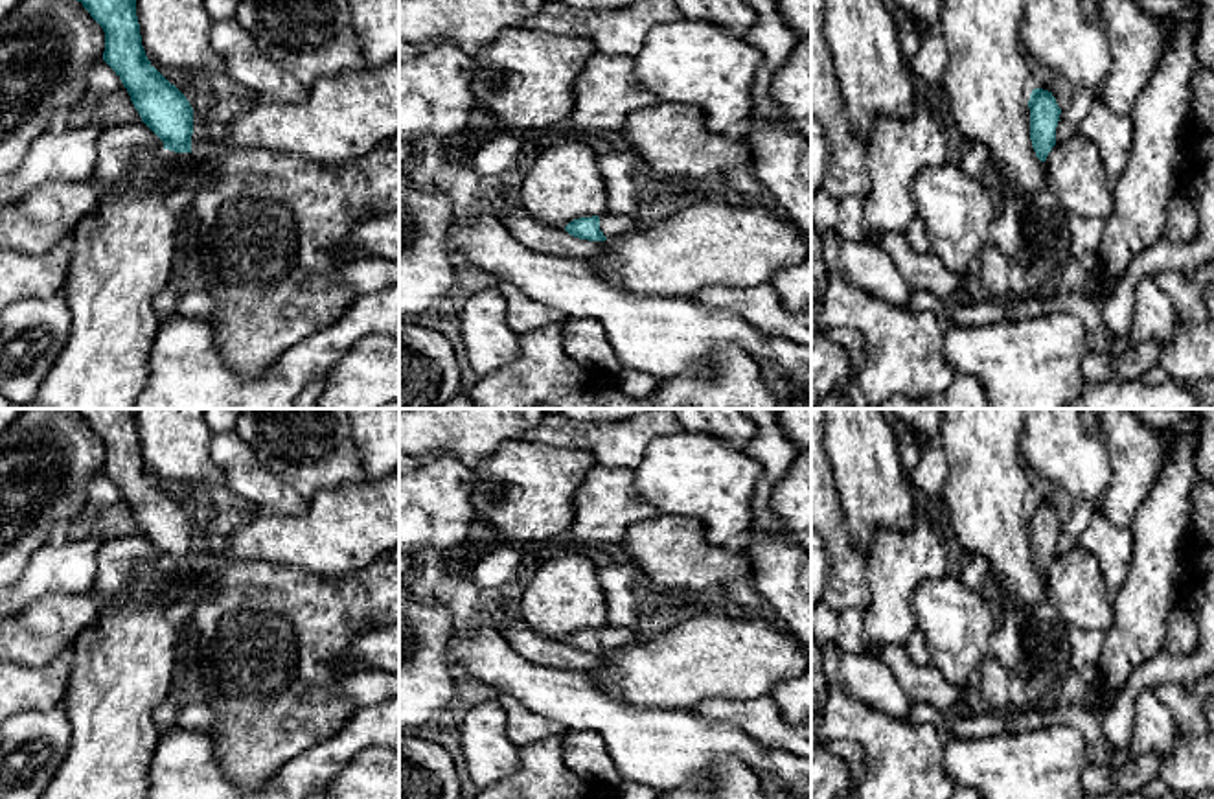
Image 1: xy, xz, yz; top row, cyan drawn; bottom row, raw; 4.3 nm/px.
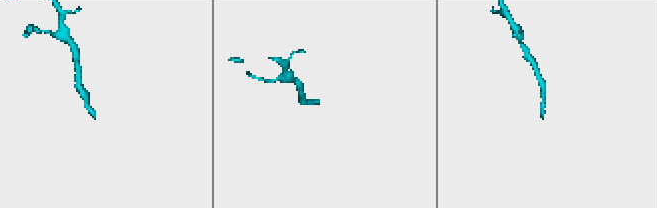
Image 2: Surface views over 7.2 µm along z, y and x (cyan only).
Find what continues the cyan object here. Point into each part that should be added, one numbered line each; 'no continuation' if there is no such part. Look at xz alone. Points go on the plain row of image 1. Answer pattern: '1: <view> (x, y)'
1: xz (613, 637)

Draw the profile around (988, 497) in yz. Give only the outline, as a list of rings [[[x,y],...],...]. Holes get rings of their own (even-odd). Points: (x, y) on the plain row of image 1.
[[[944,409],[938,442],[949,475],[942,499],[962,550],[984,556],[995,587],[1025,611],[1025,648],[1047,683],[1047,633],[1032,619],[1047,582],[1030,552],[1023,431],[1025,409]]]

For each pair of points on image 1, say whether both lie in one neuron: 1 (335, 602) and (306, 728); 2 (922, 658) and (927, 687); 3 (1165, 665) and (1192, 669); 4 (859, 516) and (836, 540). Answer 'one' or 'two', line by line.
1: one
2: two
3: one
4: two

